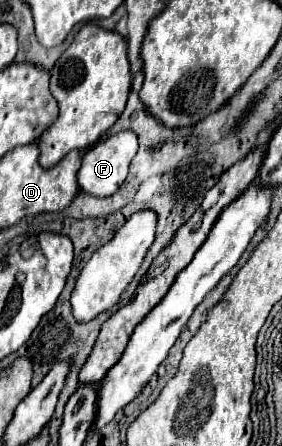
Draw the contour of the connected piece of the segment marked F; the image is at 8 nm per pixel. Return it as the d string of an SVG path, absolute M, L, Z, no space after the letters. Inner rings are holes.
M119 132L113 134L105 140L99 140L95 146L91 146L81 160L81 170L79 170L79 186L85 194L91 196L113 196L117 188L125 182L129 164L137 152L137 136L133 132Z

